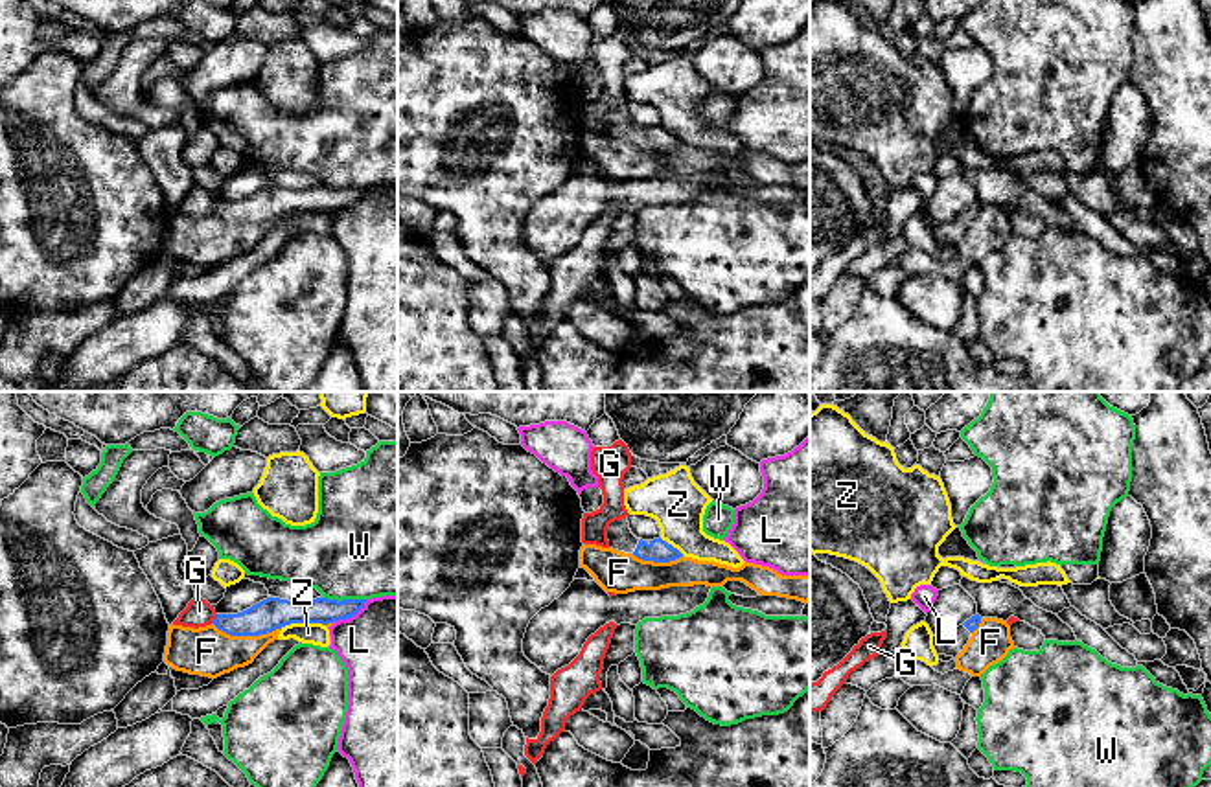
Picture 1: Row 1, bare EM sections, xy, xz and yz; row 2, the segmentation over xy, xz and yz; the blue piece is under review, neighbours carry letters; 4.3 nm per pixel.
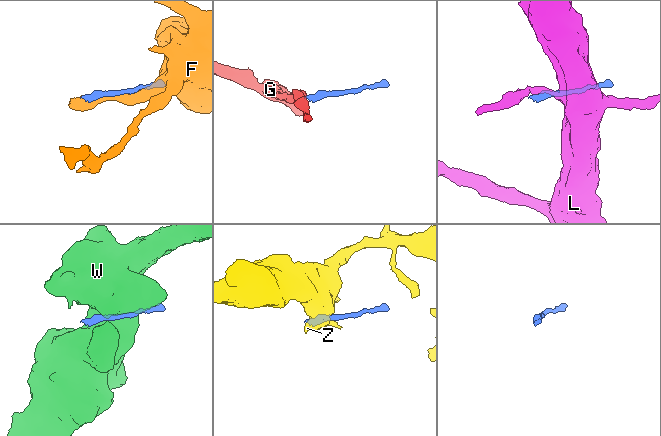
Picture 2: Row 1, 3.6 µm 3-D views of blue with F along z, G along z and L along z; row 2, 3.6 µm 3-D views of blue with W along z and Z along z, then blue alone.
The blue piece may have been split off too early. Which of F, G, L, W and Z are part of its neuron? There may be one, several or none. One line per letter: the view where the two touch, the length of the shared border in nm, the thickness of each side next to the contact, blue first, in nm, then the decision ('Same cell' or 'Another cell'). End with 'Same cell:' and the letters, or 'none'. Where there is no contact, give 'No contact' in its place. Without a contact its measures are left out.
F: Touches blue in xy. Shared border 300 nm. Thickness 140 nm (blue) against 220 nm. Another cell
G: Touches blue in xy. Shared border 50 nm. Thickness 140 nm (blue) against 120 nm. Another cell
L: Touches blue in xy. Shared border 180 nm. Thickness 120 nm (blue) against 460 nm. Another cell
W: Touches blue in xy. Shared border 190 nm. Thickness 120 nm (blue) against 460 nm. Another cell
Z: Touches blue in xy. Shared border 200 nm. Thickness 140 nm (blue) against 100 nm. Another cell
Same cell: none

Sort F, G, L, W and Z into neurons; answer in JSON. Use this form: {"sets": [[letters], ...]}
{"sets": [["F"], ["G"], ["L"], ["W"], ["Z"]]}

